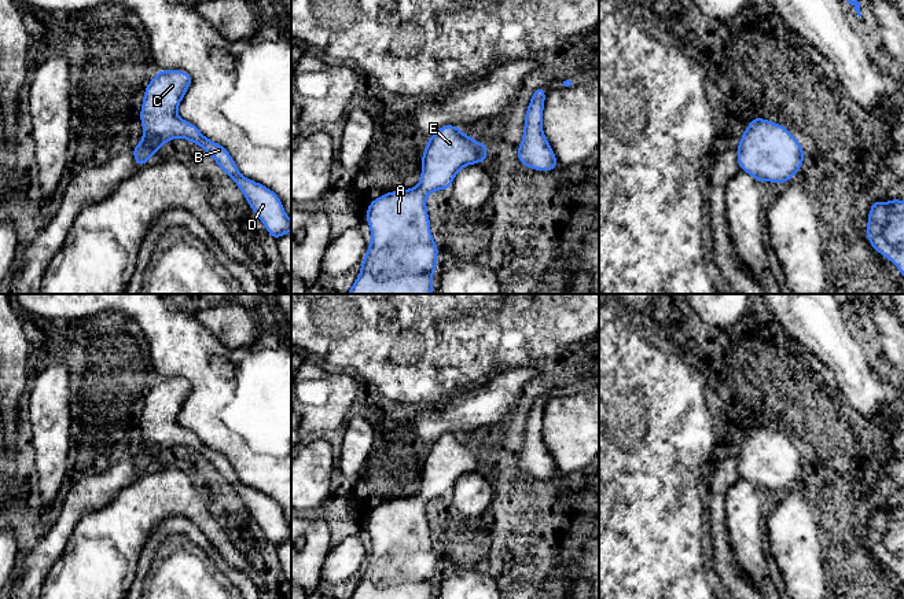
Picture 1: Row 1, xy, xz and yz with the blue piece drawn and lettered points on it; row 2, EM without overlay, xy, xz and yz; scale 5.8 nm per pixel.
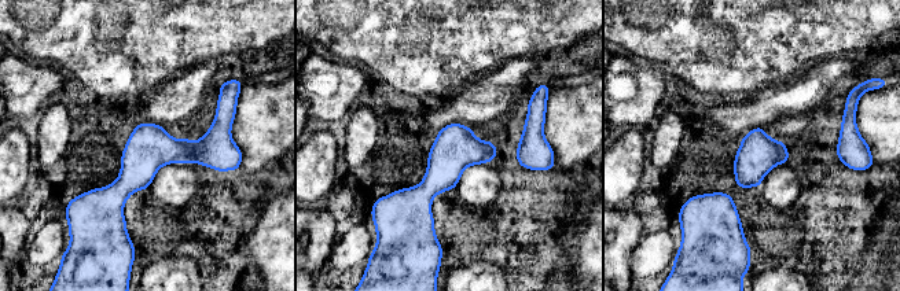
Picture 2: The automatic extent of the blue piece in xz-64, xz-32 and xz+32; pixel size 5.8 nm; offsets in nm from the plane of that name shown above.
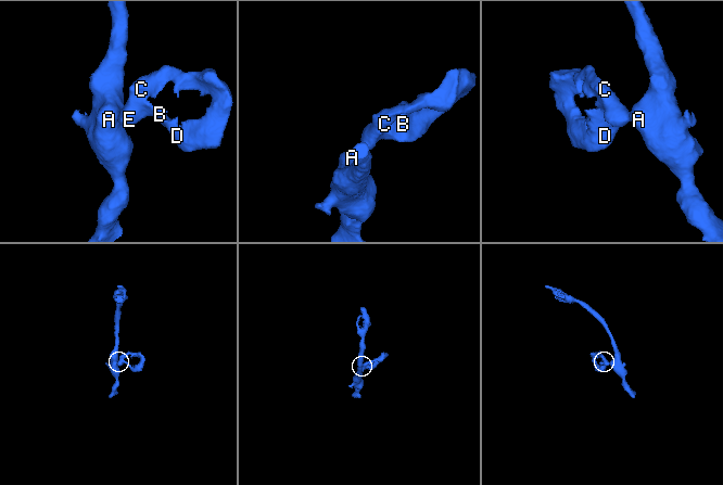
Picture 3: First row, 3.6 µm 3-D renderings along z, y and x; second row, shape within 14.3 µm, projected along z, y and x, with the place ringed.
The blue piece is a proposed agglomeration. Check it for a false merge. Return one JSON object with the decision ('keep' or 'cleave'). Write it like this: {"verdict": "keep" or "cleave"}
{"verdict": "keep"}

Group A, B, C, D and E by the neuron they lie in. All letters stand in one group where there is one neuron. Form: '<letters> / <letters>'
A B C D E

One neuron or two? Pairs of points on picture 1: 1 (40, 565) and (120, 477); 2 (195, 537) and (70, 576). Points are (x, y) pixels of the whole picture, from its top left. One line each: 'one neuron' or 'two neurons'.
1: one neuron
2: two neurons

